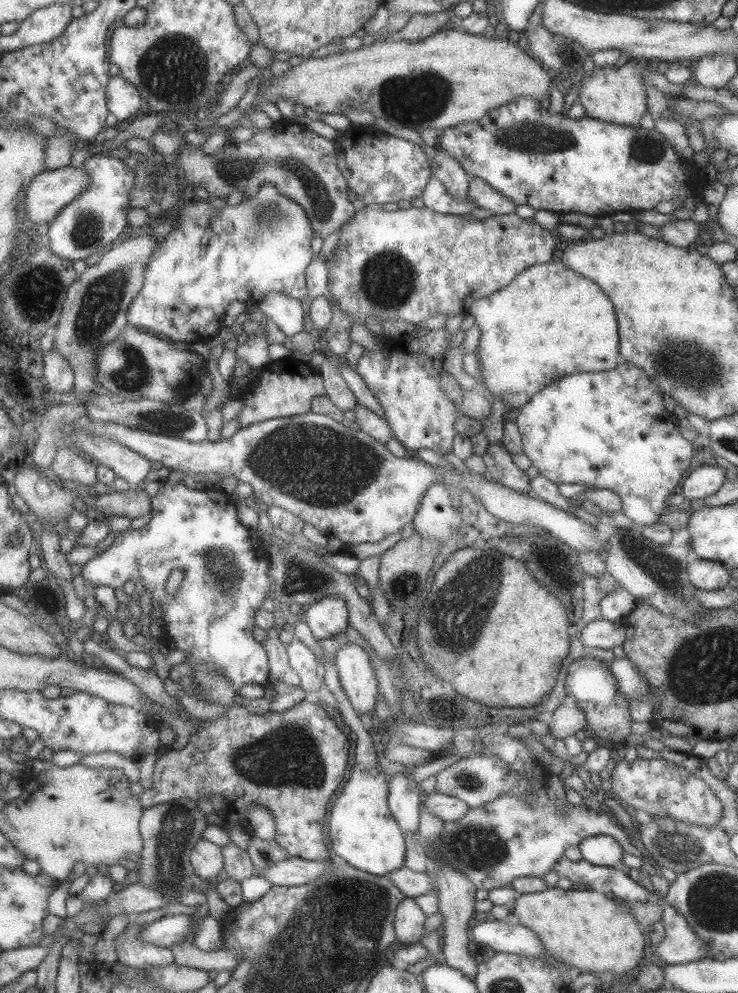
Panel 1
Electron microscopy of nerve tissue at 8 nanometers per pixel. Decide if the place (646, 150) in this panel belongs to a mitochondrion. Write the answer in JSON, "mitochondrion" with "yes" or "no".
{"mitochondrion":"yes"}

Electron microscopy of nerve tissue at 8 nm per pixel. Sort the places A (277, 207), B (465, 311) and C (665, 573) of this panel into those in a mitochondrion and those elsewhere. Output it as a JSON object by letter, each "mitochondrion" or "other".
{"A":"mitochondrion","B":"other","C":"mitochondrion"}

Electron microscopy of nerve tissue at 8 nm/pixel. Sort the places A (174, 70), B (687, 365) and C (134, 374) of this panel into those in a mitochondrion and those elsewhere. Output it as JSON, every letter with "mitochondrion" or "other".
{"A":"mitochondrion","B":"mitochondrion","C":"mitochondrion"}

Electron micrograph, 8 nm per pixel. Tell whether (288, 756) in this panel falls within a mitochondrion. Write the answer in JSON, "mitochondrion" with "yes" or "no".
{"mitochondrion":"yes"}

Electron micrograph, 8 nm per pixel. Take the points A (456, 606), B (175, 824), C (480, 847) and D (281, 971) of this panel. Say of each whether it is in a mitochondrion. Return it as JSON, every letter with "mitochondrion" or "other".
{"A":"mitochondrion","B":"mitochondrion","C":"mitochondrion","D":"mitochondrion"}

